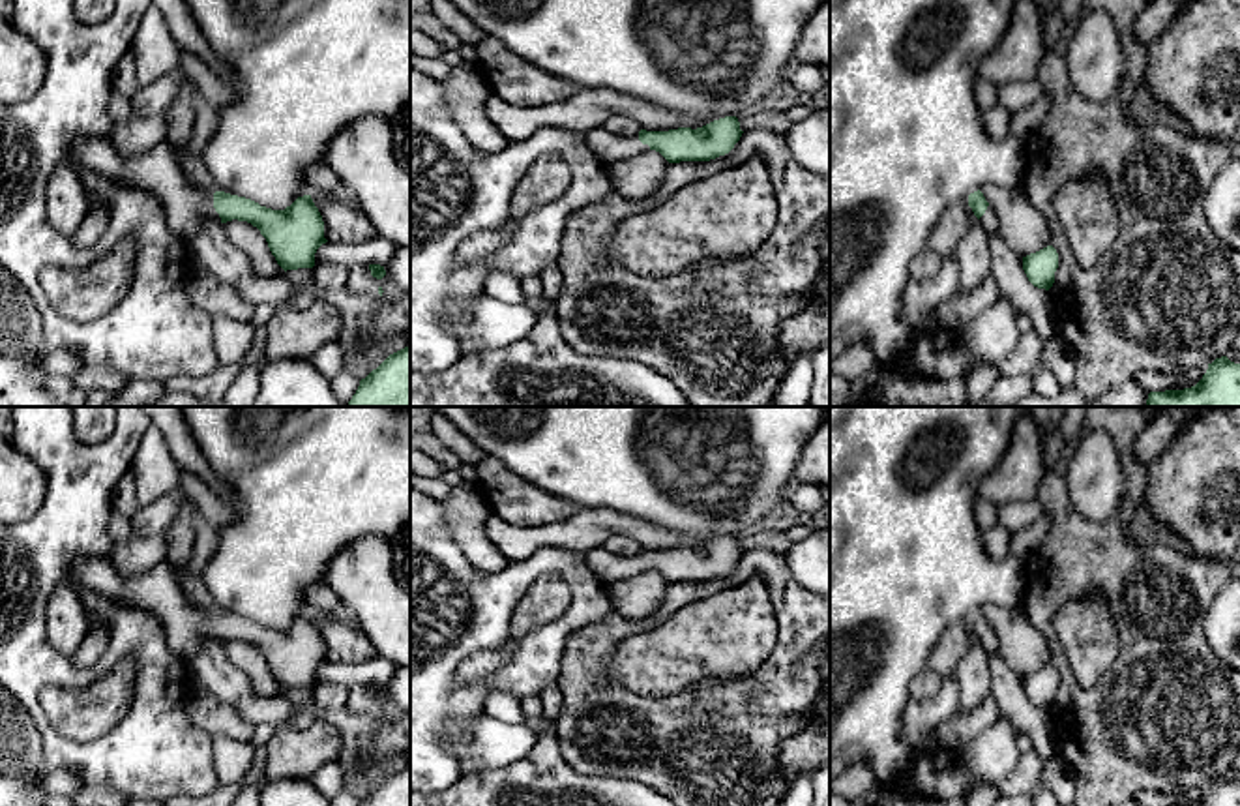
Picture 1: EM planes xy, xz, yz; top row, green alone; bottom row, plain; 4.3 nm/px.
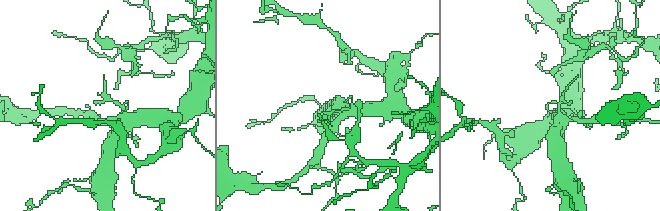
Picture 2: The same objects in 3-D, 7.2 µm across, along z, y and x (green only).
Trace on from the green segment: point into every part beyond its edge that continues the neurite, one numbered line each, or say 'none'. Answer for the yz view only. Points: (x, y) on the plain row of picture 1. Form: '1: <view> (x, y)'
1: yz (989, 641)

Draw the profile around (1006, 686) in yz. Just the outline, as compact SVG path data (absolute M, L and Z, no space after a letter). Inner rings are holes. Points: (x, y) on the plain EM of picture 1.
M987 652L987 665L991 671L991 697L996 703L998 718L1028 735L1032 750L1043 759L1058 754L1051 714L1028 701L1023 690L1023 677L1019 677L998 652Z

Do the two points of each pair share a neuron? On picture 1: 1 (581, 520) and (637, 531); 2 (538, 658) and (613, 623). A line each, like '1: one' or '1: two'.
1: one
2: two

